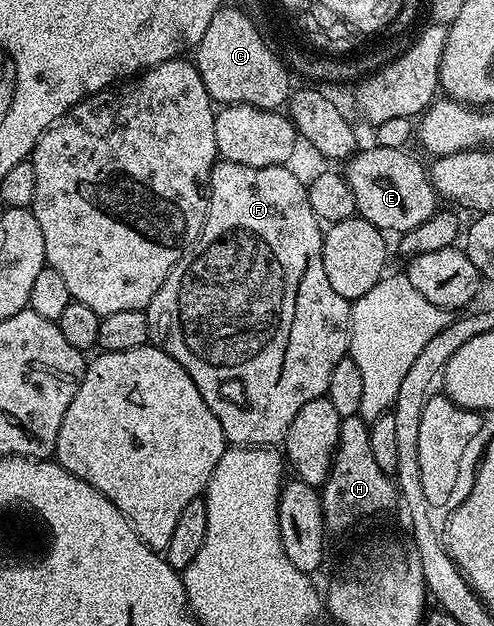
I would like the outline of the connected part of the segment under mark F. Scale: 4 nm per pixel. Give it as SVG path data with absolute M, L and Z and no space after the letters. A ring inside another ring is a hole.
M222 159L216 160L211 172L209 196L207 197L207 218L194 250L195 257L184 255L169 271L165 283L153 295L153 299L145 310L149 327L150 344L157 346L165 355L177 359L181 367L197 383L197 391L201 391L201 399L209 403L209 411L217 415L221 423L221 431L228 442L235 447L275 447L282 442L289 431L289 423L293 423L293 415L305 407L313 399L324 396L329 387L329 379L333 376L333 367L348 356L351 343L351 306L329 284L329 275L325 275L323 262L324 226L319 217L313 215L313 207L309 207L309 195L304 178L299 178L286 164L267 167L242 166Z

